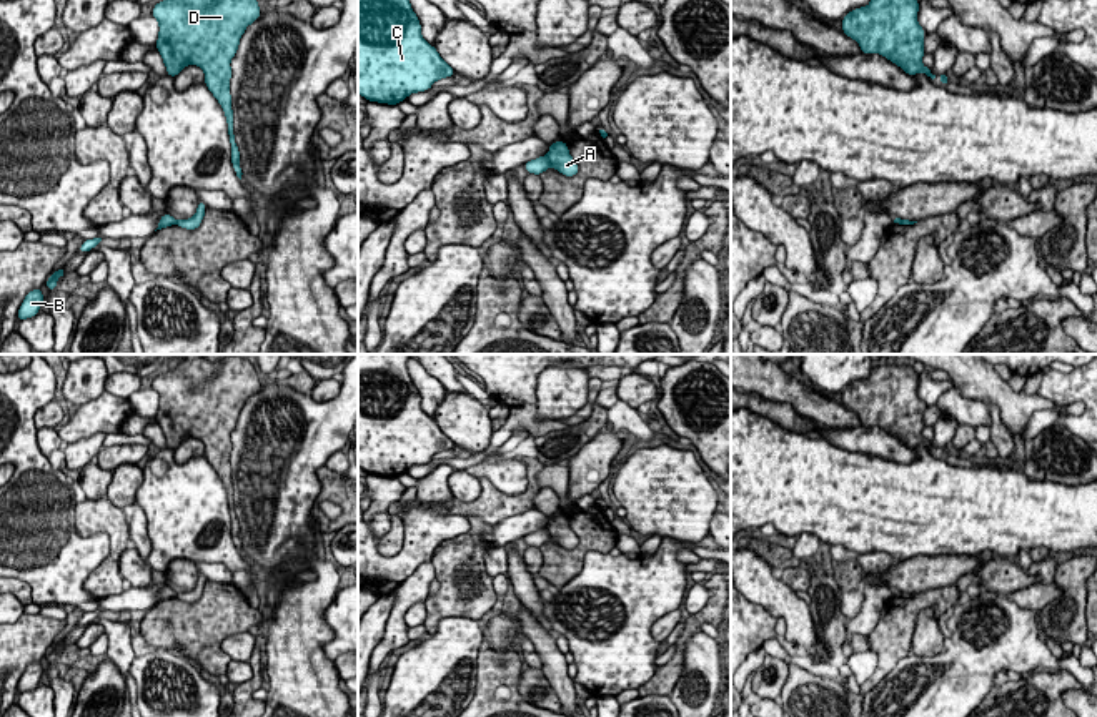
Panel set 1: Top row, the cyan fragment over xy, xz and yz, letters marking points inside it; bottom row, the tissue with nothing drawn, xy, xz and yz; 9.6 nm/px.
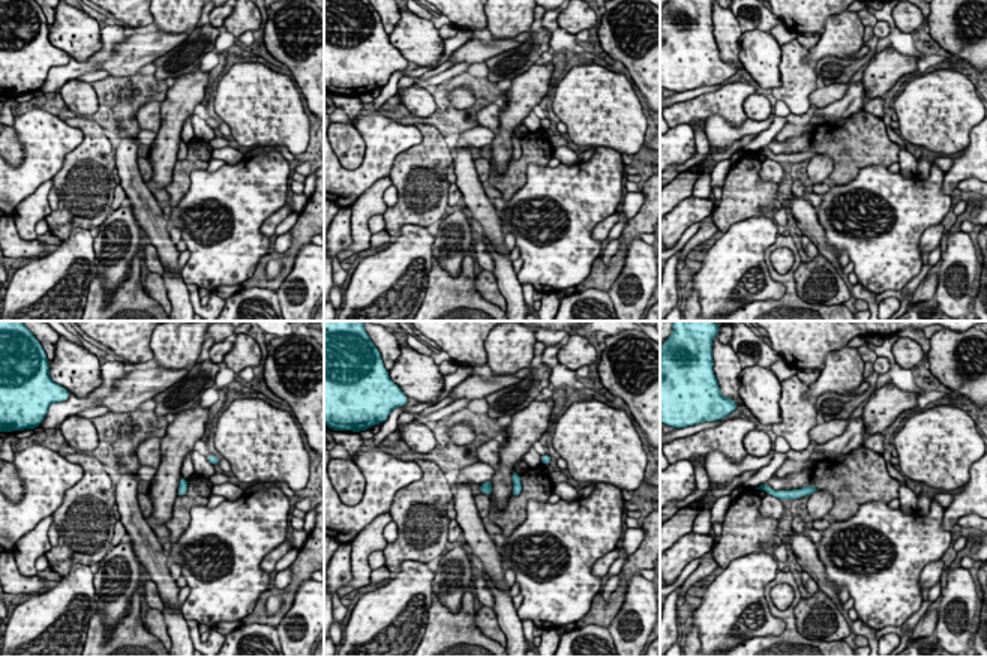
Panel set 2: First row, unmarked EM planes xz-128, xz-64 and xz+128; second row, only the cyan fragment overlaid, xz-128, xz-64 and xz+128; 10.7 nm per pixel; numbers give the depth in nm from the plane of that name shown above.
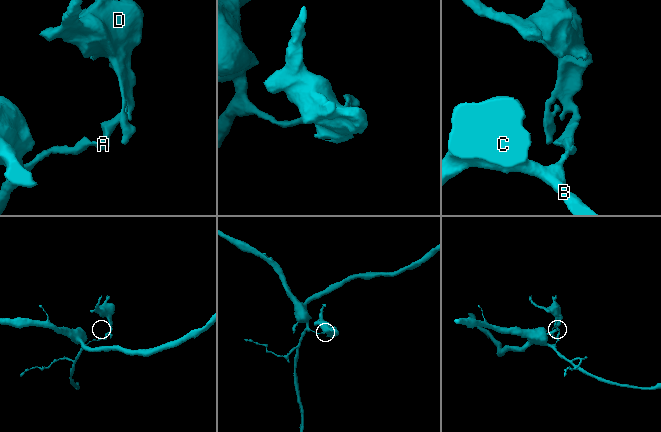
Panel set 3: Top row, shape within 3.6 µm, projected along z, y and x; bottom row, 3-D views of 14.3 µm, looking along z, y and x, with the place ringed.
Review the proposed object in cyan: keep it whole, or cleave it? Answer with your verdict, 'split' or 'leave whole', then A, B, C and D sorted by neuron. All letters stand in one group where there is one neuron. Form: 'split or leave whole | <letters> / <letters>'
split | A D / B C

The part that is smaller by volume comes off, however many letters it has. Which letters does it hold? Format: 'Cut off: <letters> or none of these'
Cut off: A, D

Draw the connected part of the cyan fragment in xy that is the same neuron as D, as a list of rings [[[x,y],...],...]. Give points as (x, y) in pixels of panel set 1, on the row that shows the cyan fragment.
[[[161,0],[151,10],[160,27],[155,45],[166,75],[175,78],[188,65],[205,72],[205,85],[226,116],[231,165],[240,180],[243,173],[233,131],[230,62],[246,27],[260,15],[256,0]]]

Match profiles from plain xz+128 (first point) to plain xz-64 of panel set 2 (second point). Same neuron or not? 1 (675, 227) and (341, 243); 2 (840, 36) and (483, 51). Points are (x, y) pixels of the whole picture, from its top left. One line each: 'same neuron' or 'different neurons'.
1: same neuron
2: different neurons

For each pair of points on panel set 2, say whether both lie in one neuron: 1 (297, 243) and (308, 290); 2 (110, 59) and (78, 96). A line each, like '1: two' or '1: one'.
1: two
2: two

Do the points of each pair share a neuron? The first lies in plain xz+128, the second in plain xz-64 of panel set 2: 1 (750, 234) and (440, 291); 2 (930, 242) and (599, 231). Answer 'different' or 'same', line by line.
1: different
2: same

